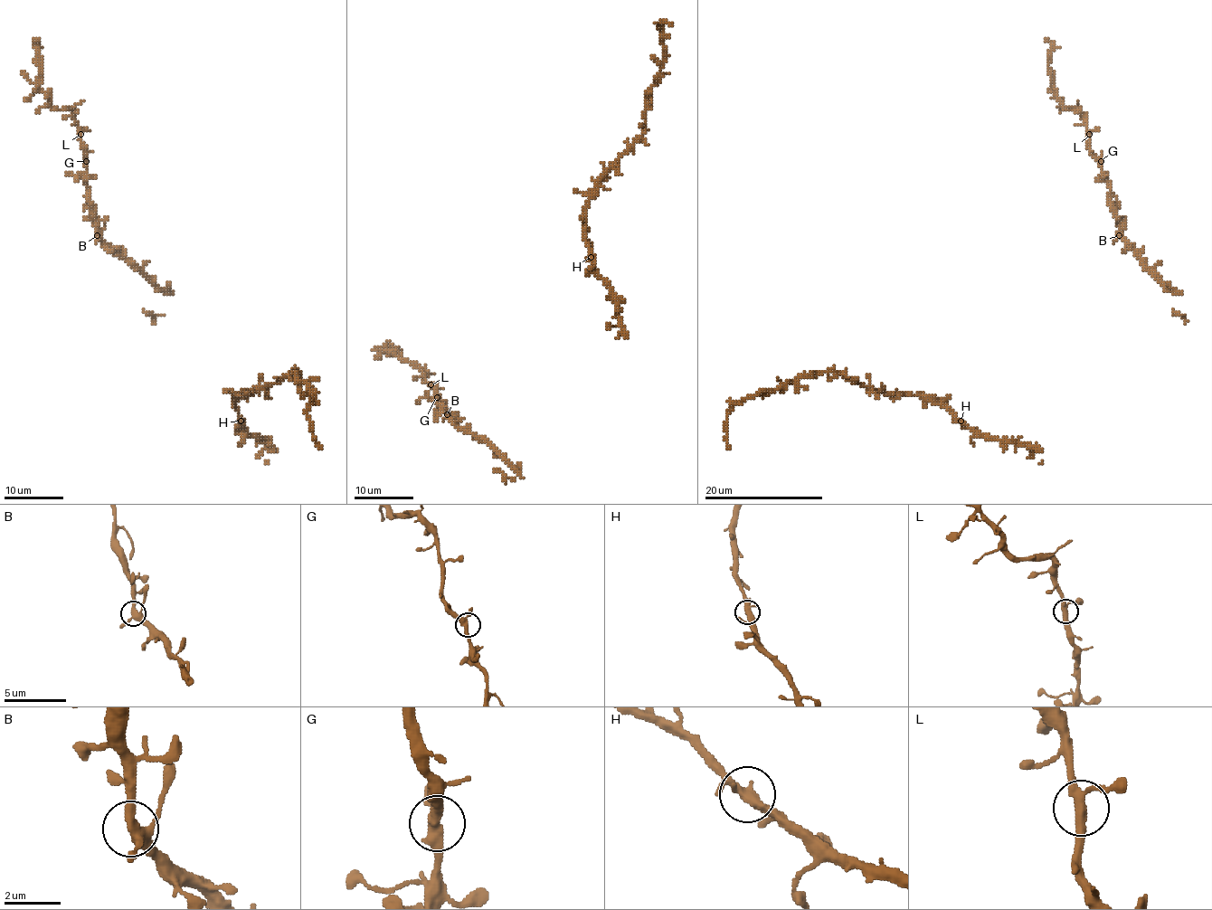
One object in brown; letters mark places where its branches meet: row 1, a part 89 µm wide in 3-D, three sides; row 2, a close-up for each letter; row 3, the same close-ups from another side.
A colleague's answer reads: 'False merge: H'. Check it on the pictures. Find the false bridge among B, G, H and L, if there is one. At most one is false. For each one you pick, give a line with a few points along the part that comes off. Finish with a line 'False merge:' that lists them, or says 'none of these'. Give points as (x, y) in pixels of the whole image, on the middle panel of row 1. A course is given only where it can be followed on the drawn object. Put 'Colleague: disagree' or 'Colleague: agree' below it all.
False merge: none of these
Colleague: disagree

